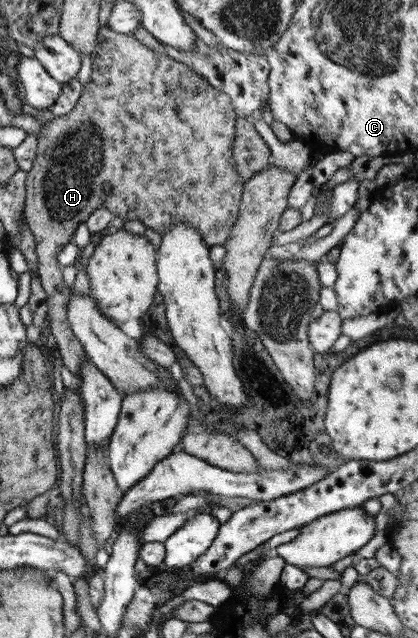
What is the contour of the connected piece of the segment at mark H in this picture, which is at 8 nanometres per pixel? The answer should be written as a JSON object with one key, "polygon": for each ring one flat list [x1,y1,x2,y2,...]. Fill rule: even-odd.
{"polygon":[[106,25,98,30,98,39,96,39,96,56,98,59,91,59,92,73,89,81,81,90,80,98,74,108,66,115,60,115,50,121,43,123,43,128,39,131,39,139,36,141,35,156,30,171,26,173,25,200,23,205,23,219,28,229,34,237,34,249,36,254,37,276,39,277,41,287,47,295,47,316,49,317,49,328,52,337,56,342,61,361,71,374,79,380,79,367,84,362,90,362,85,356,82,344,76,339,76,336,70,329,70,324,66,320,66,304,69,300,69,288,62,282,62,266,56,262,56,253,61,247,72,240,74,230,80,223,99,207,105,207,110,213,118,213,123,220,136,219,149,227,151,231,159,233,161,236,172,224,191,224,195,227,197,234,200,235,204,245,222,245,226,241,230,228,235,222,238,215,238,206,240,194,243,189,244,180,236,174,232,161,231,145,234,135,234,122,237,118,231,105,230,99,210,86,201,76,198,76,191,68,171,59,166,55,155,53,141,45,130,34,114,33]]}

